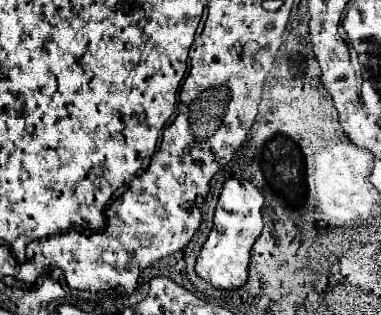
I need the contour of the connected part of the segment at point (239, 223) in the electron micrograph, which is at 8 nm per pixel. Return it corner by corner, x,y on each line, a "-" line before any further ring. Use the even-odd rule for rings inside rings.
229,179
223,185
213,219
215,227
211,229
195,265
195,271
201,279
205,279
217,289
239,289
247,283
251,249
263,229
261,207
263,207
263,195
253,183
245,179

